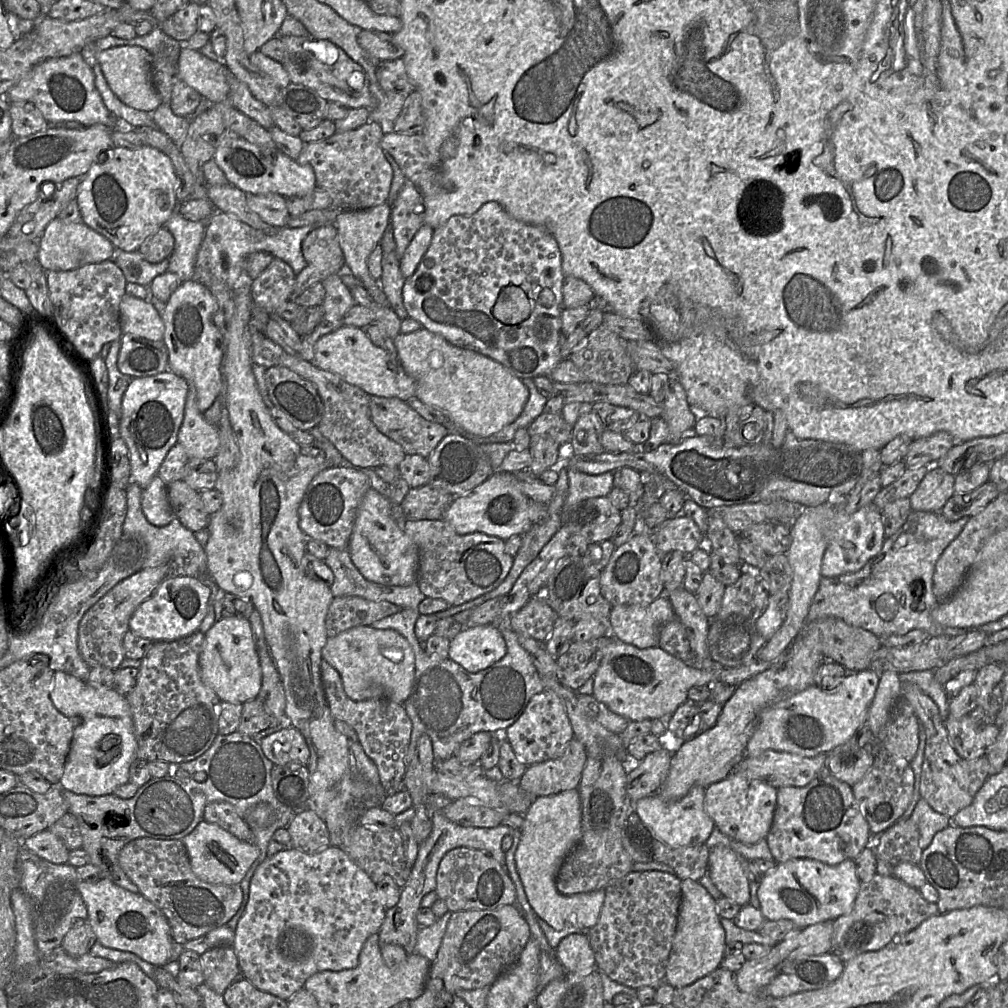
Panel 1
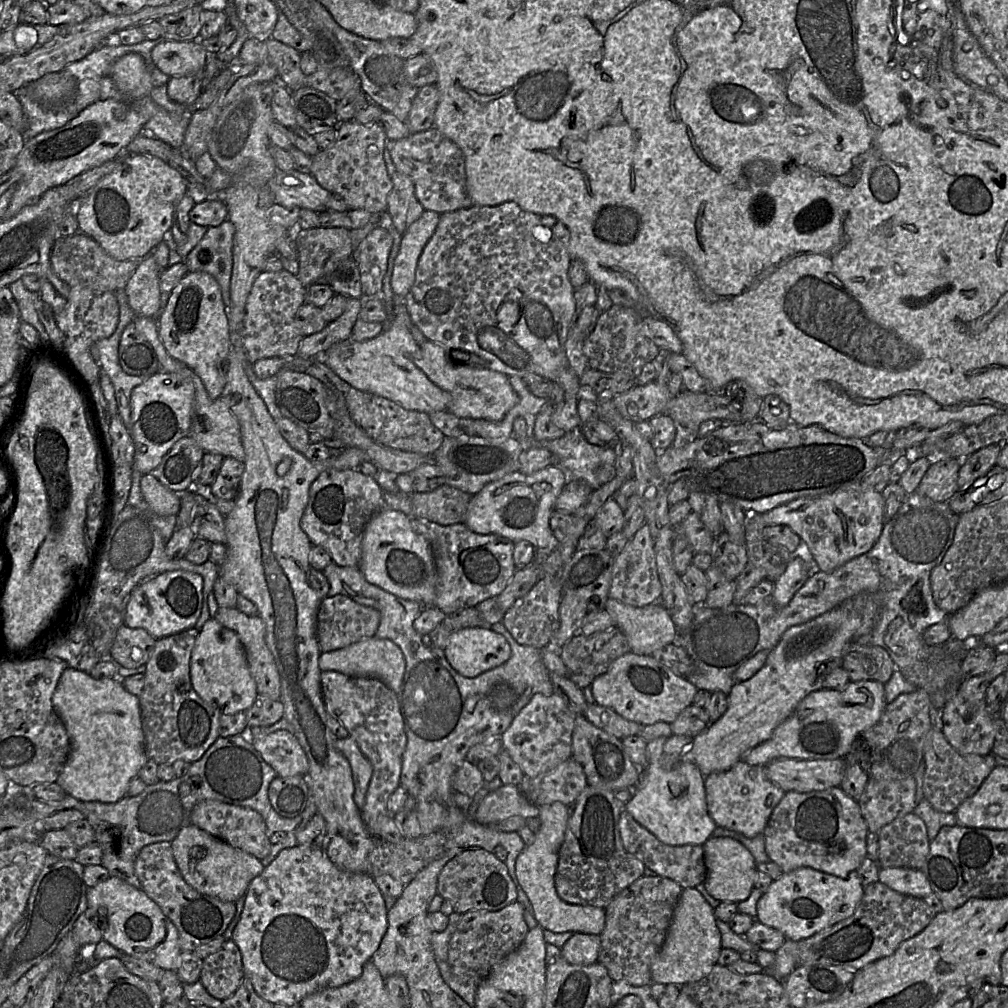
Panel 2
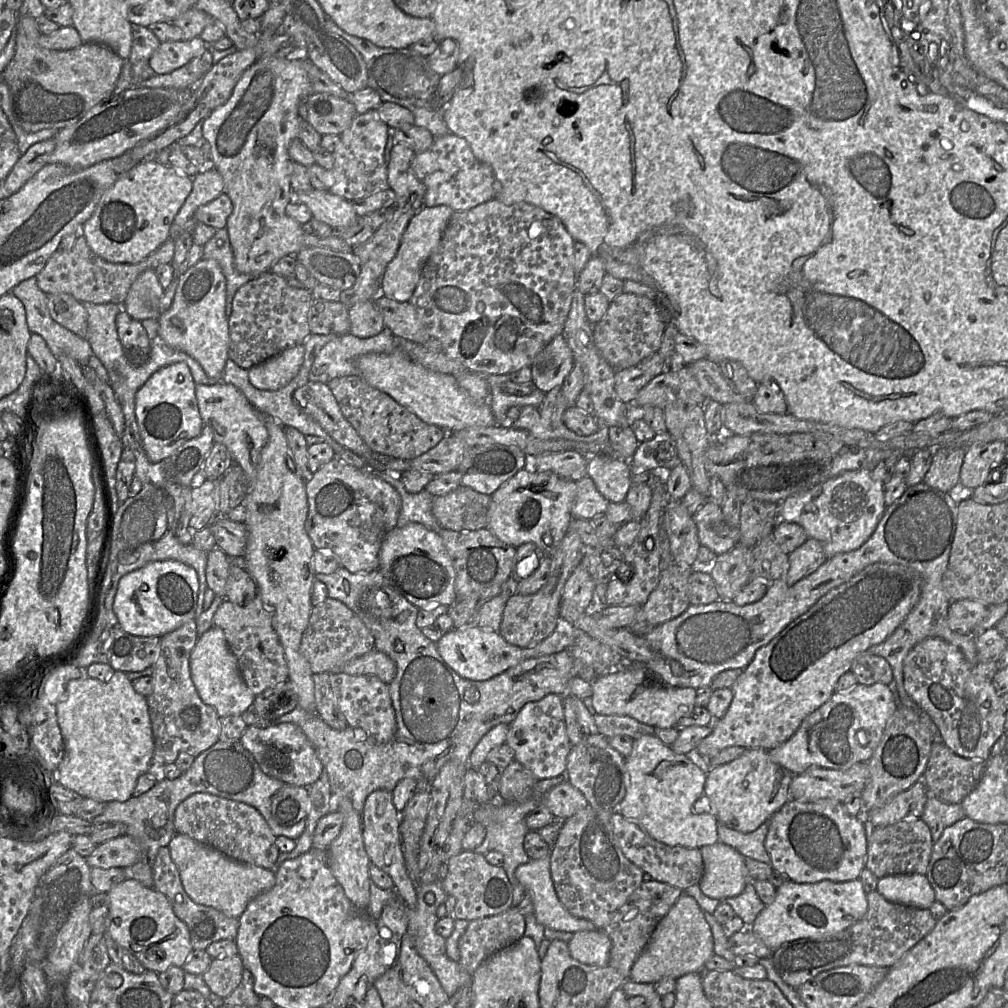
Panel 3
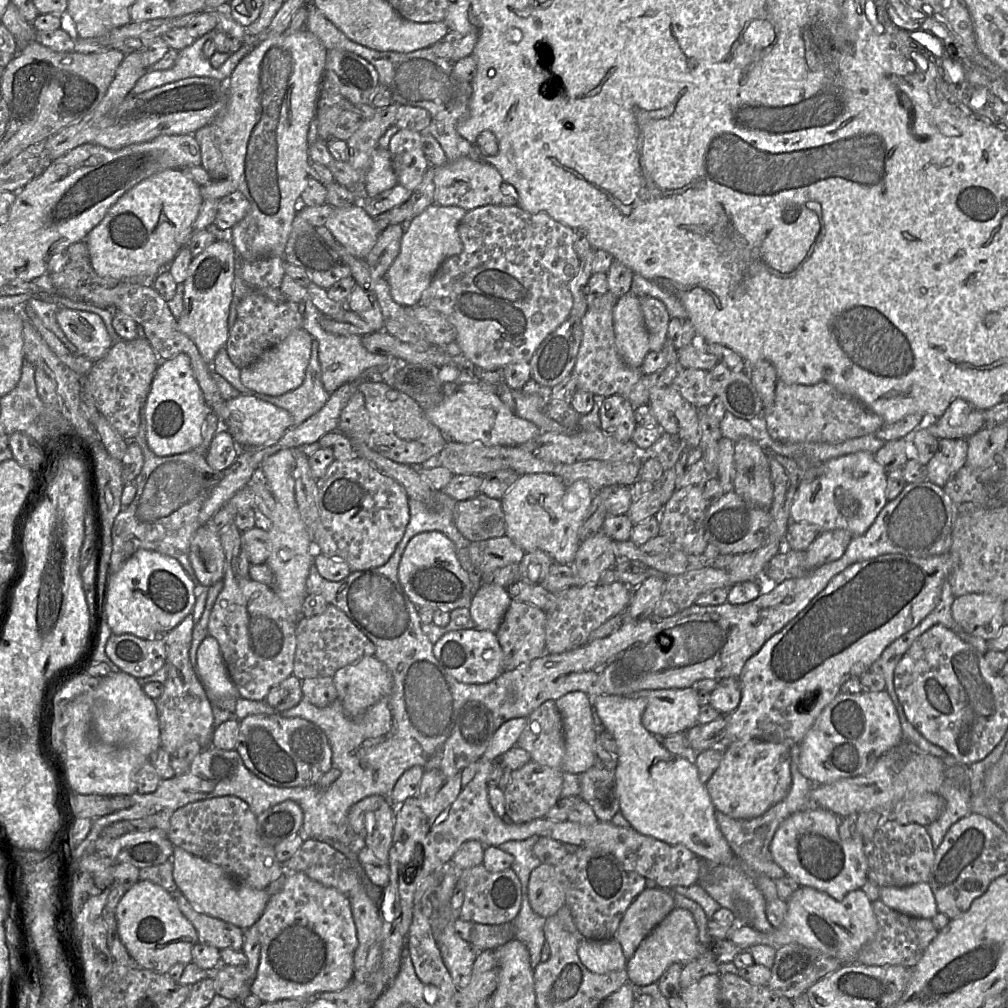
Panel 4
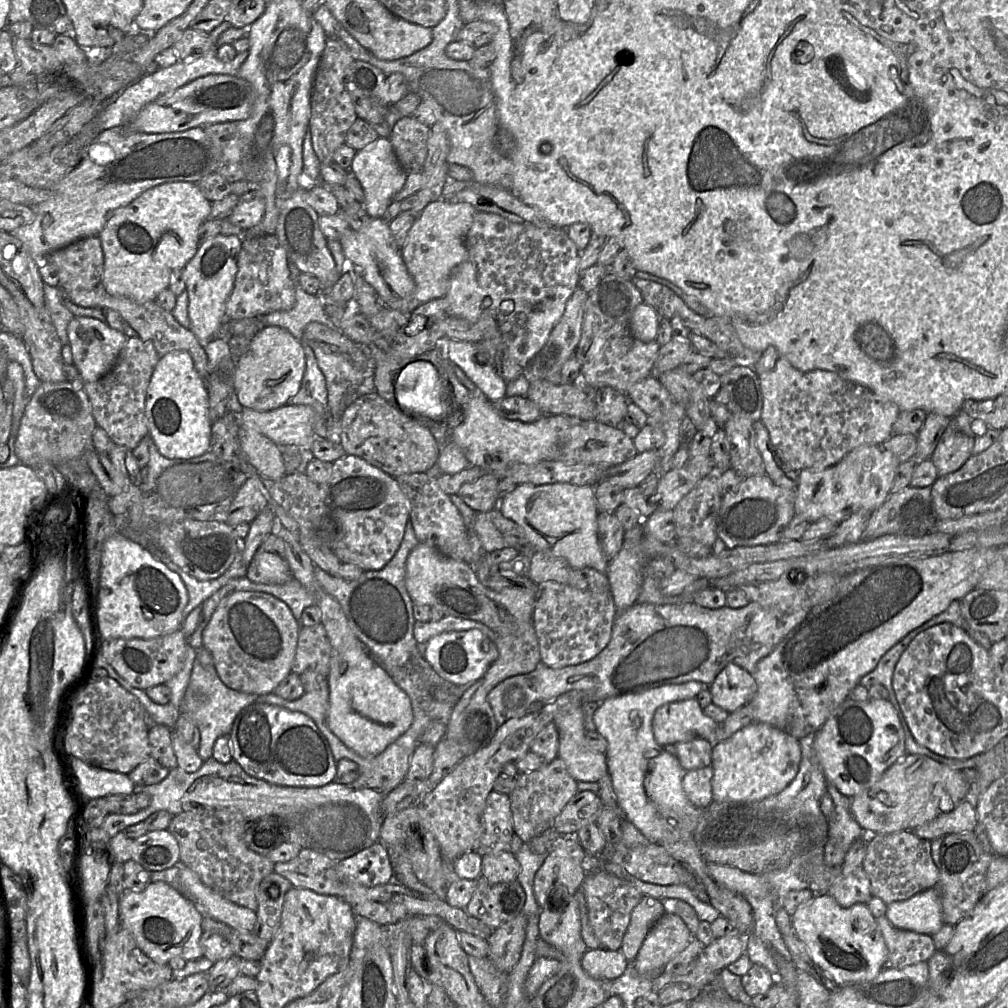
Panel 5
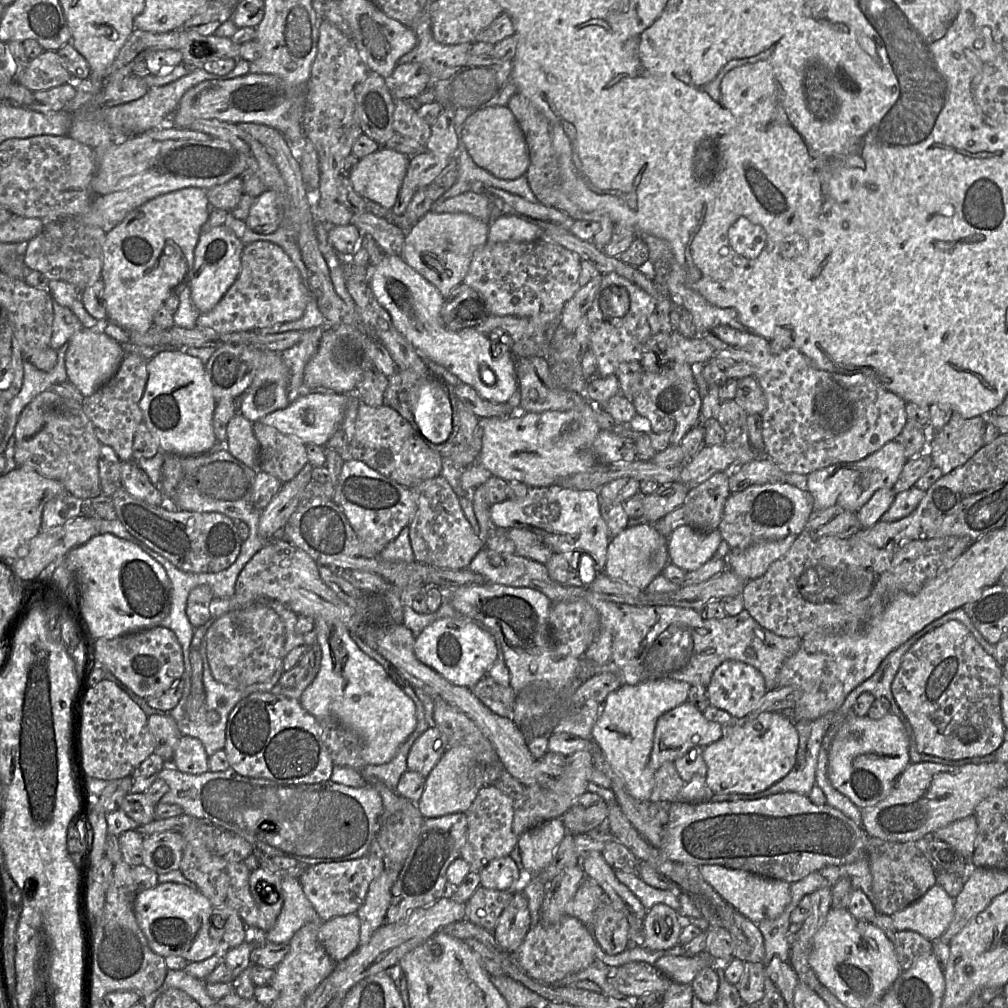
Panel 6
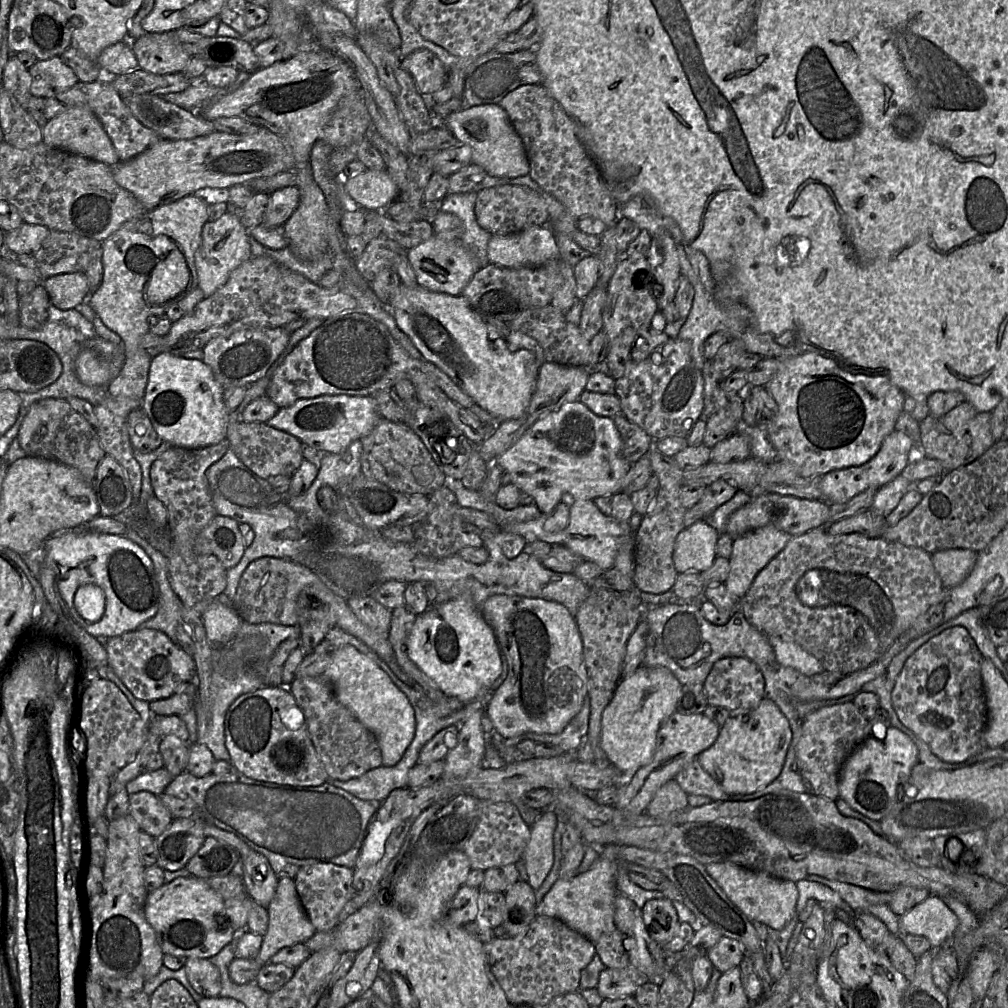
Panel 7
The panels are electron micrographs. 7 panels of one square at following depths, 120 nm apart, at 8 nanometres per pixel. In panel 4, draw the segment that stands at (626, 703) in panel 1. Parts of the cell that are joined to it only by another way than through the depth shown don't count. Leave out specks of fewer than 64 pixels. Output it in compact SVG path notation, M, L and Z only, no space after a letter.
M694 687L641 690L629 696L647 699L641 721L653 735L663 738L679 732L685 733L698 724L701 706Z

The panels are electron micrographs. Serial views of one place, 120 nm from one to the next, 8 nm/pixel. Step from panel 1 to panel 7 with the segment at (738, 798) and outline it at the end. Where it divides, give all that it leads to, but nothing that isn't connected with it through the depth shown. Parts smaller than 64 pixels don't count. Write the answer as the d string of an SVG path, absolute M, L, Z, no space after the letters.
M764 697L747 715L729 717L712 746L698 754L703 769L729 795L751 794L773 782L781 773L792 739L787 718Z

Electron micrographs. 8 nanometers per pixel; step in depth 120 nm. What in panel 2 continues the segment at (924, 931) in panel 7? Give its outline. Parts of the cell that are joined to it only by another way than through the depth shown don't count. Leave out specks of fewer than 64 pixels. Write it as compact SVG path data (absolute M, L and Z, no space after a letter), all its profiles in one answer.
M882 868L879 872L878 881L901 894L922 899L933 892L928 879L921 869Z

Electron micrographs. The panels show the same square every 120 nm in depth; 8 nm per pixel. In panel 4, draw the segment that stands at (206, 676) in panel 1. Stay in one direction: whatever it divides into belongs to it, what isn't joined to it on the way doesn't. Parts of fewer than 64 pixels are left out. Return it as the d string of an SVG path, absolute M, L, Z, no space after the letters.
M207 635L197 653L197 675L206 692L217 697L239 699L239 691L229 676L218 641Z

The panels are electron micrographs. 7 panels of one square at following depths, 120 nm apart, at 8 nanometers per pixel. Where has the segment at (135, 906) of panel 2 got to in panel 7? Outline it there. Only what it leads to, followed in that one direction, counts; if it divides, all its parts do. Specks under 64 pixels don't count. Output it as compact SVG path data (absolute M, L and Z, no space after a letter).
M196 876L178 877L149 892L145 903L145 917L156 933L164 954L186 958L211 958L235 937L229 925L220 930L216 916L224 913L224 898L205 879Z

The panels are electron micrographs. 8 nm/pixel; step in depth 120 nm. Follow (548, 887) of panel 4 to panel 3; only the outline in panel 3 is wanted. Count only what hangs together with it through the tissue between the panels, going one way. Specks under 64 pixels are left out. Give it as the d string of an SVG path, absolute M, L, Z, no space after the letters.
M525 892L523 900L517 906L493 916L469 921L469 924L460 937L458 948L460 958L458 963L470 974L473 975L480 964L493 953L512 945L524 936L525 917L534 913L534 905L531 896Z

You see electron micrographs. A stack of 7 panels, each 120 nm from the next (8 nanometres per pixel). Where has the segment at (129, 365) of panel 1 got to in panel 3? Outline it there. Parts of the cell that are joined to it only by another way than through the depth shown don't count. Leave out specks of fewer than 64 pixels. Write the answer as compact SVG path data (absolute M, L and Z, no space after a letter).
M122 309L116 317L116 326L118 338L122 344L128 362L133 367L145 365L150 359L151 340L141 321L133 319L124 309Z

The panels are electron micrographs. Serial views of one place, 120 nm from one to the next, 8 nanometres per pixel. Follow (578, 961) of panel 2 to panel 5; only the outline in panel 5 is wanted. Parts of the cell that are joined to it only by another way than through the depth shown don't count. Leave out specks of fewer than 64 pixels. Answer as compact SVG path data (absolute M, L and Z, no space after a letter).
M587 949L581 958L582 968L591 977L613 980L624 973L629 962L621 949Z

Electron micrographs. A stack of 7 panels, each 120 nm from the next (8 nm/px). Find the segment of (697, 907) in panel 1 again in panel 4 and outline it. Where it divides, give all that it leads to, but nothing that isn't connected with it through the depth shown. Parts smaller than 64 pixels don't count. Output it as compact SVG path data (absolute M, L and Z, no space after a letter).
M675 907L639 944L626 964L628 983L645 986L657 982L673 963L687 964L703 954L699 932L692 913Z

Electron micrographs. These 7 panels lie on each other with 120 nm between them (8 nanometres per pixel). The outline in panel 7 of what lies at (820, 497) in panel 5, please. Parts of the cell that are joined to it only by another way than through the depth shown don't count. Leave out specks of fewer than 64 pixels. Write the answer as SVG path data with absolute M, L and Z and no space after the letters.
M893 430L884 438L878 452L867 462L859 466L836 469L820 477L819 487L823 501L828 504L840 504L869 488L881 488L900 475L908 463L912 461L914 447L916 445L906 434Z

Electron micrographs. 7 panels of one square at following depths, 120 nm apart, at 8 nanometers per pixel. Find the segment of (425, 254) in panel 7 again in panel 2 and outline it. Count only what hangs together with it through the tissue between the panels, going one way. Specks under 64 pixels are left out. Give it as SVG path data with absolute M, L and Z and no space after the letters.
M424 210L402 235L399 253L394 262L391 288L405 298L414 284L419 257L439 223L440 214Z

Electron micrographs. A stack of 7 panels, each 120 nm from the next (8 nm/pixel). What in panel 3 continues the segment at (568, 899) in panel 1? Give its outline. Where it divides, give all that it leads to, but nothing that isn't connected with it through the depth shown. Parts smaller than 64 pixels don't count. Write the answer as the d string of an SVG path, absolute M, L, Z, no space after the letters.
M551 852L539 859L519 865L515 875L533 901L534 916L545 928L578 932L594 930L595 925L570 914L560 902L550 873Z

